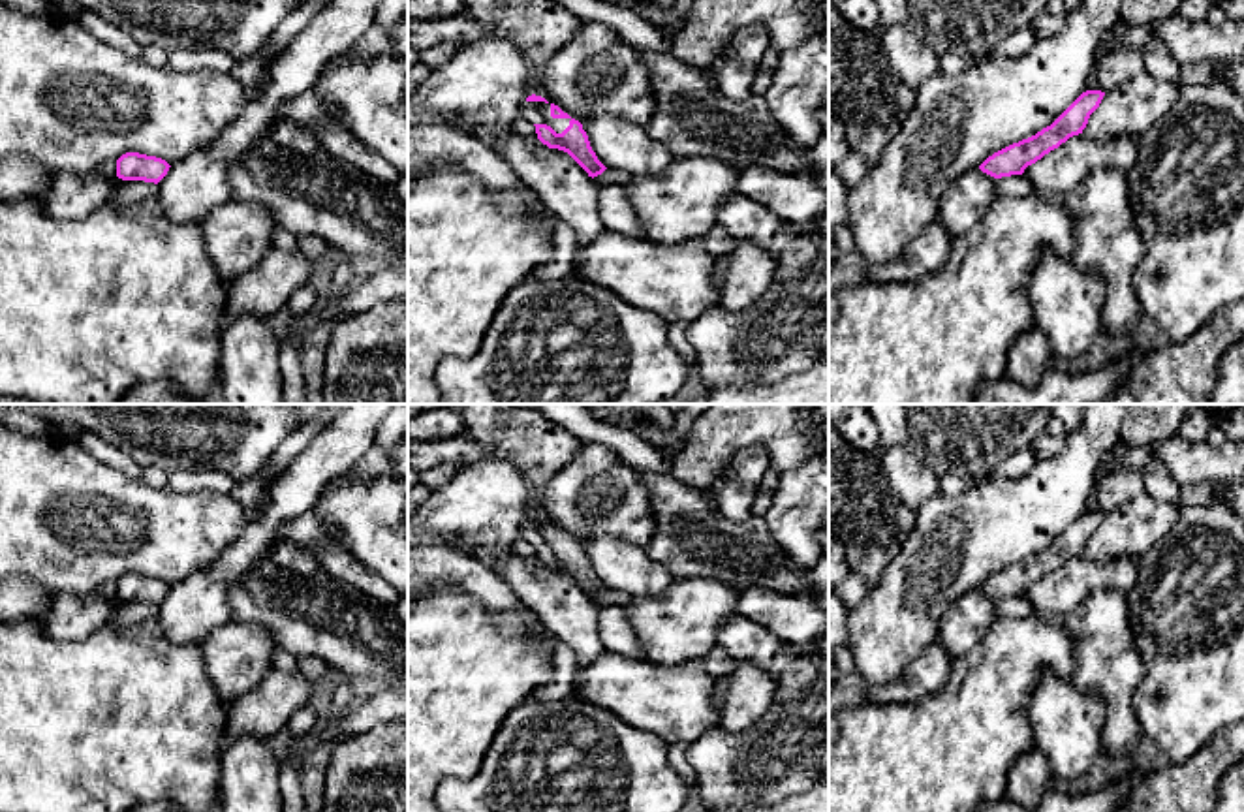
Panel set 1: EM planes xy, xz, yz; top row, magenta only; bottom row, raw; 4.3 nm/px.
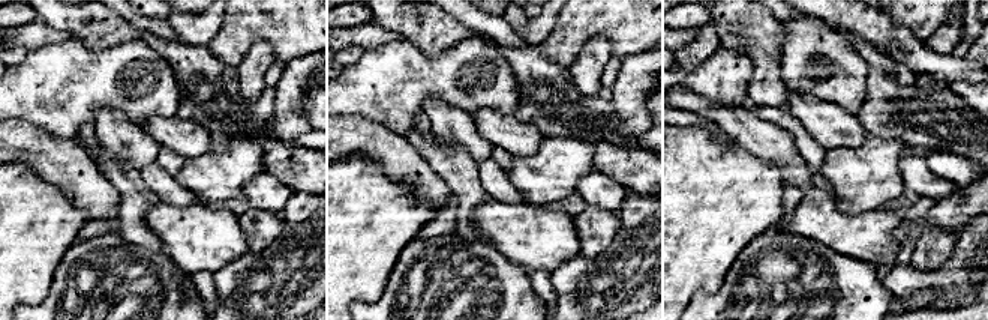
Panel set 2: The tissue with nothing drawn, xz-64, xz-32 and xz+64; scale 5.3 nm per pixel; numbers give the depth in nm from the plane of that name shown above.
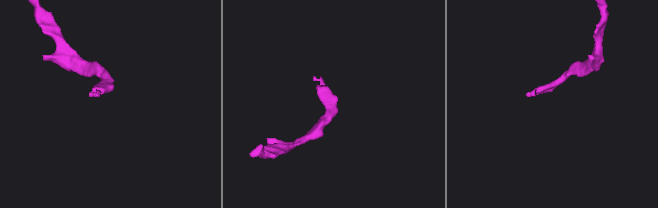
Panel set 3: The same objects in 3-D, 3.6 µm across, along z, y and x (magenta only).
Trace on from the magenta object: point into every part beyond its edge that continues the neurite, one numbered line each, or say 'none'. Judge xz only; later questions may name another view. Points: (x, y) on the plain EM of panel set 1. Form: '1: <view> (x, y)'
1: xz (536, 532)

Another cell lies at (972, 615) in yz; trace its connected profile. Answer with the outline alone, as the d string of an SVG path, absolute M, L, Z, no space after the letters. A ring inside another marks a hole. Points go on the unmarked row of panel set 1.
M973 588L962 594L941 617L936 643L953 658L970 652L998 618L996 600Z

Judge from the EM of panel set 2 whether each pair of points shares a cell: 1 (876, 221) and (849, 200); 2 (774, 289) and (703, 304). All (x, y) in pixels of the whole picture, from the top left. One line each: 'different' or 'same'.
1: different
2: same

